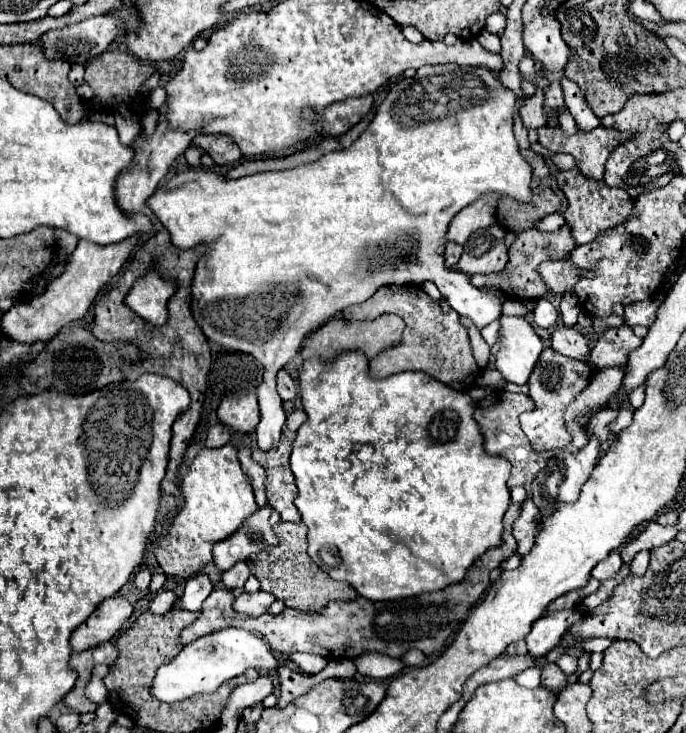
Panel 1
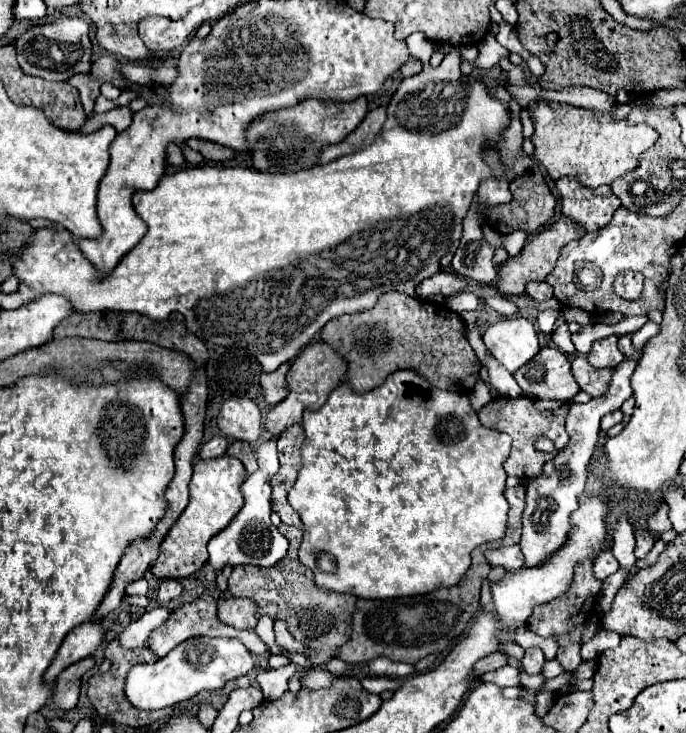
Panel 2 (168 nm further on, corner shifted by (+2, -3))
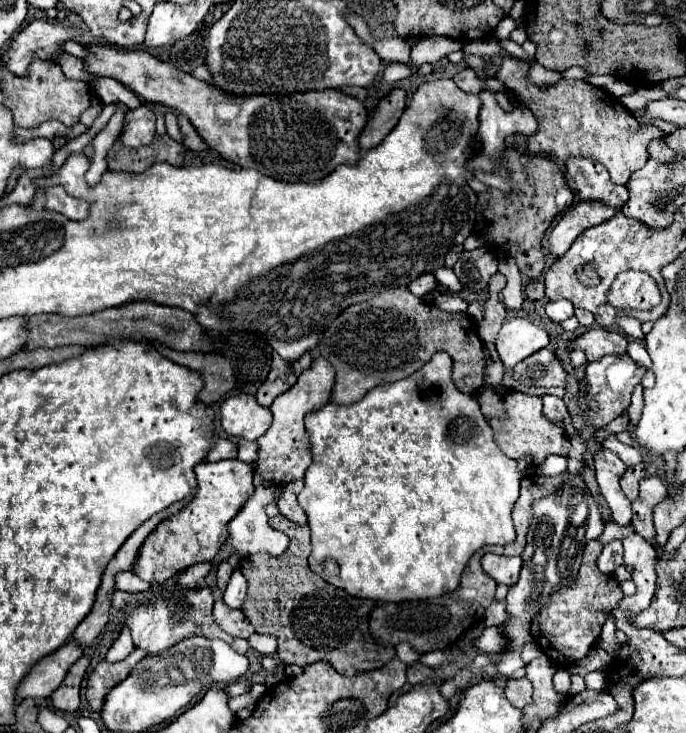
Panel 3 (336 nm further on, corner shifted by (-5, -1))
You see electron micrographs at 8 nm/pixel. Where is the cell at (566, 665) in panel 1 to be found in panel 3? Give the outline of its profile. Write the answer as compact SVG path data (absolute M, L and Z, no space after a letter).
M597 539L587 543L577 579L571 581L571 585L555 587L551 599L543 605L543 611L539 611L539 615L533 619L531 635L557 667L569 667L569 663L583 659L591 651L591 647L599 641L601 625L605 623L607 615L623 599L623 591L615 577L603 575L597 569L597 557L601 555L601 549L603 545Z

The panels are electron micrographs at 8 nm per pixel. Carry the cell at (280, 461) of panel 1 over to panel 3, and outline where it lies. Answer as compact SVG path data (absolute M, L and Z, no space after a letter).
M297 479L297 481L287 483L287 487L283 487L281 497L277 499L277 507L279 507L281 515L287 517L289 521L295 521L299 525L305 525L307 523L307 515L297 505L297 493L301 491L301 487L303 487L303 479Z

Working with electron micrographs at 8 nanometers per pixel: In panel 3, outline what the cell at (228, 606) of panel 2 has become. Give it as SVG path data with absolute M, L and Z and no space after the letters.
M215 601L213 617L215 617L217 625L223 631L227 631L227 633L231 633L235 637L249 639L255 633L255 627L251 627L251 621L243 615L243 611L241 609L231 609L223 601Z

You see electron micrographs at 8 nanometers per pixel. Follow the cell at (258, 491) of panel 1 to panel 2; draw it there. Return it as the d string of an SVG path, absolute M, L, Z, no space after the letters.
M234 441L230 447L228 447L228 455L230 457L236 457L244 463L248 475L258 467L256 465L256 453L254 453L254 447L250 443L244 443L244 441Z

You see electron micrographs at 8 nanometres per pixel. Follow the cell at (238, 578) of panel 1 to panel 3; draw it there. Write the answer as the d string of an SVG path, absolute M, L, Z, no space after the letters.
M227 561L219 563L219 569L217 569L217 585L219 585L219 589L221 589L221 591L225 591L225 587L227 587L227 583L229 583L231 573L233 573L233 567L231 567Z

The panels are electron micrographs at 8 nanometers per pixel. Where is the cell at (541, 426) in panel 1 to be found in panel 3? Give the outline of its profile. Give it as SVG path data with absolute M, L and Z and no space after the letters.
M537 351L535 355L527 357L523 363L513 367L513 377L523 387L565 387L567 385L567 373L559 361L559 357L549 351Z

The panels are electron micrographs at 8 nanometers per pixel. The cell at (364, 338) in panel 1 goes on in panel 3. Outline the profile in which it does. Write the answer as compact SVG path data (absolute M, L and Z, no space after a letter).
M321 355L313 359L311 367L305 369L297 383L283 395L279 395L273 405L273 425L269 427L269 431L265 435L261 435L257 439L259 443L259 459L255 463L255 467L259 469L259 473L263 475L263 479L275 481L275 485L283 487L299 477L305 475L305 469L311 463L311 453L309 453L309 435L305 429L305 415L309 411L317 411L319 407L323 407L325 403L329 403L331 399L331 391L333 391L333 383L335 383L335 369L333 365L323 359Z

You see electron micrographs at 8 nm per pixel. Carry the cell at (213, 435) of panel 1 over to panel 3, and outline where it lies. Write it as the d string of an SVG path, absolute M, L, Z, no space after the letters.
M219 437L215 441L215 445L209 449L207 453L207 459L209 461L221 461L221 459L235 459L237 457L237 451L235 451L235 443L231 443L229 439L225 437Z

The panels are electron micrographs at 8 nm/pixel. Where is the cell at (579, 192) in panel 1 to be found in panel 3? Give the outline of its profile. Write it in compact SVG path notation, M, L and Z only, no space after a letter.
M569 159L567 175L573 179L577 195L581 201L601 201L603 205L619 211L627 199L629 191L625 185L613 185L607 169L591 159Z

